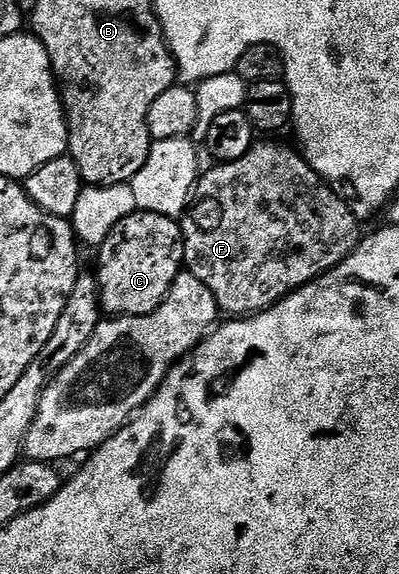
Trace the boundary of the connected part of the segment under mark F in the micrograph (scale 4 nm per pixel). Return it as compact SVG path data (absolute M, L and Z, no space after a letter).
M259 140L250 148L248 155L243 155L243 157L235 161L223 161L213 167L215 169L210 169L207 173L205 170L199 176L189 208L186 209L180 224L182 226L184 255L186 256L185 268L192 275L196 275L196 279L200 279L200 283L204 283L204 287L208 287L208 291L212 291L219 310L223 314L237 319L271 309L277 301L287 297L293 289L304 287L310 281L315 281L318 277L325 275L330 269L336 268L357 247L360 240L360 232L358 233L360 218L354 214L347 198L331 189L330 184L307 163L305 157L302 156L297 148L289 149L288 146L277 145L274 141Z

